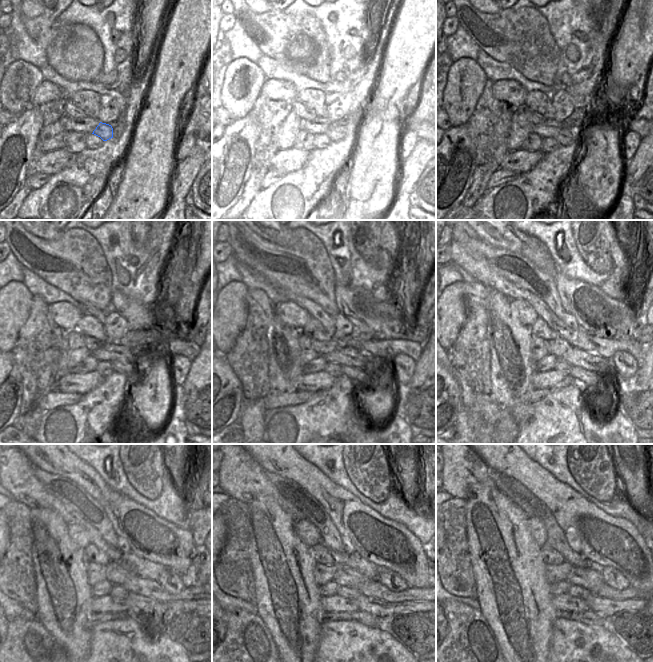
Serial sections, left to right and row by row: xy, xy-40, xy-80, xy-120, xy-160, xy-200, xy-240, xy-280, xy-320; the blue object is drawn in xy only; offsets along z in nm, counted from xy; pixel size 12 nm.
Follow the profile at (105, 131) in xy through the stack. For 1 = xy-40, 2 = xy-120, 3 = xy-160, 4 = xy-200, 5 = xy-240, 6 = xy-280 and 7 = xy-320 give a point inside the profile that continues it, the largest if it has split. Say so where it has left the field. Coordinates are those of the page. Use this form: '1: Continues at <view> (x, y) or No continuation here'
1: Continues at xy-40 (335, 133)
2: Continues at xy-120 (122, 366)
3: Continues at xy-160 (359, 376)
4: Continues at xy-200 (588, 379)
5: Continues at xy-240 (147, 606)
6: Continues at xy-280 (378, 608)
7: Continues at xy-320 (603, 607).

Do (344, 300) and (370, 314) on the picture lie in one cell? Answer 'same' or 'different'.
same

